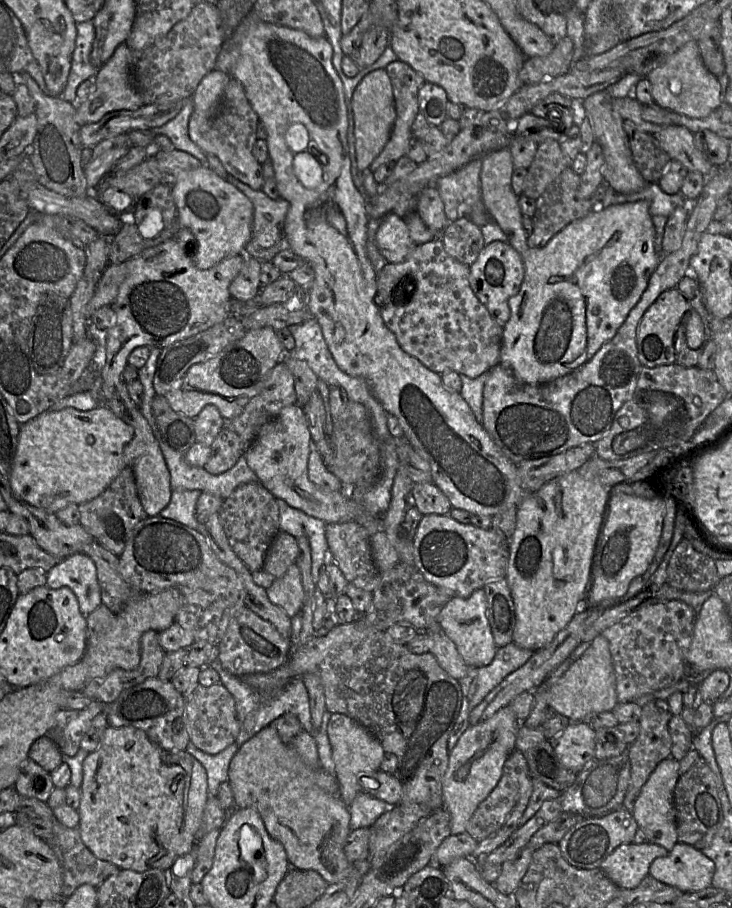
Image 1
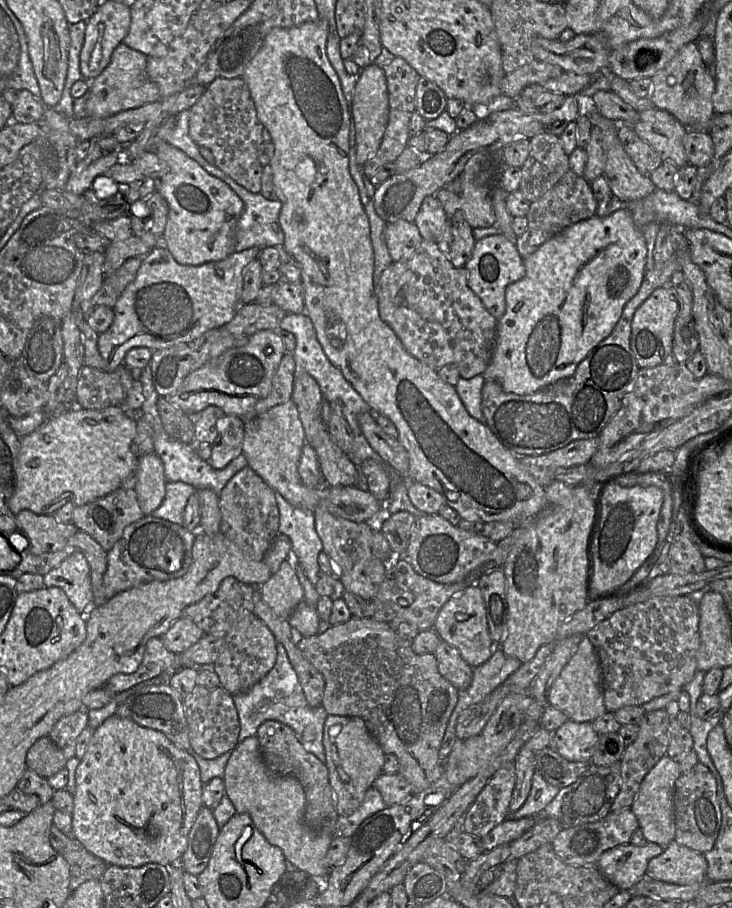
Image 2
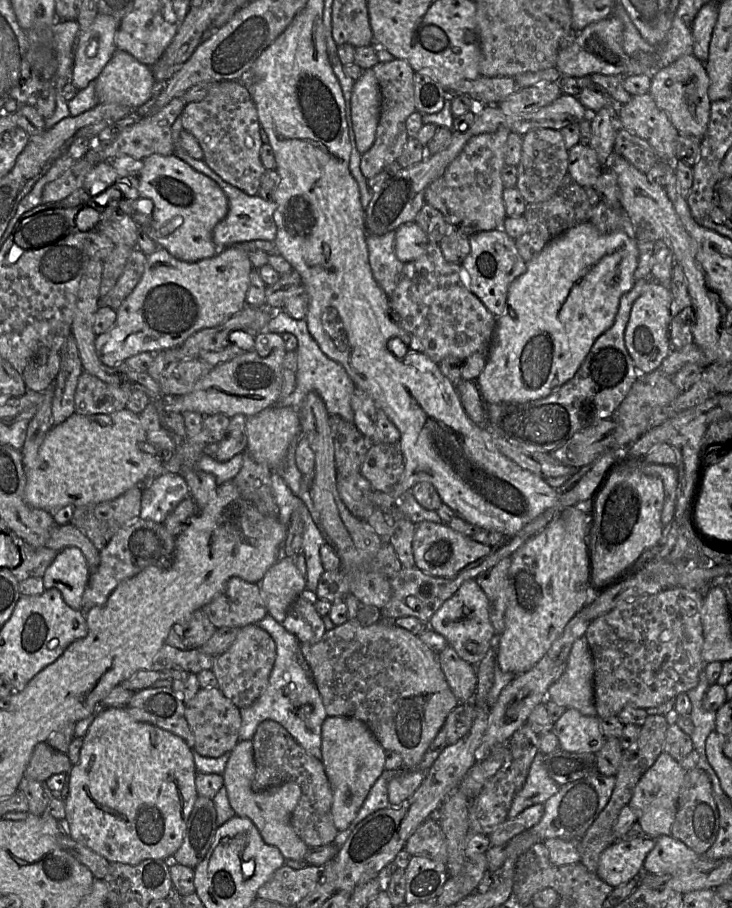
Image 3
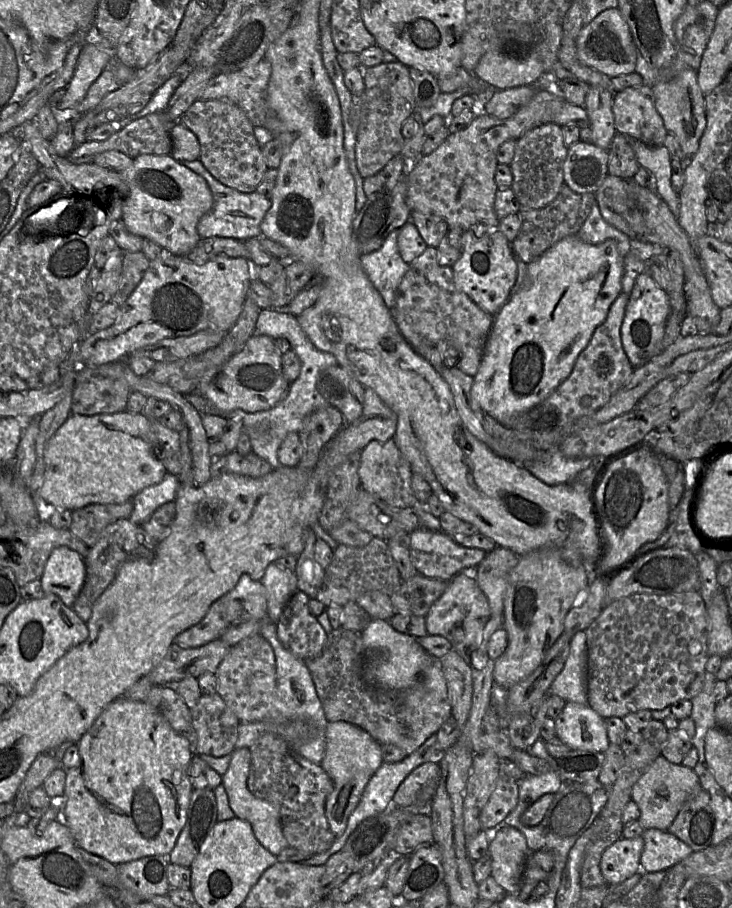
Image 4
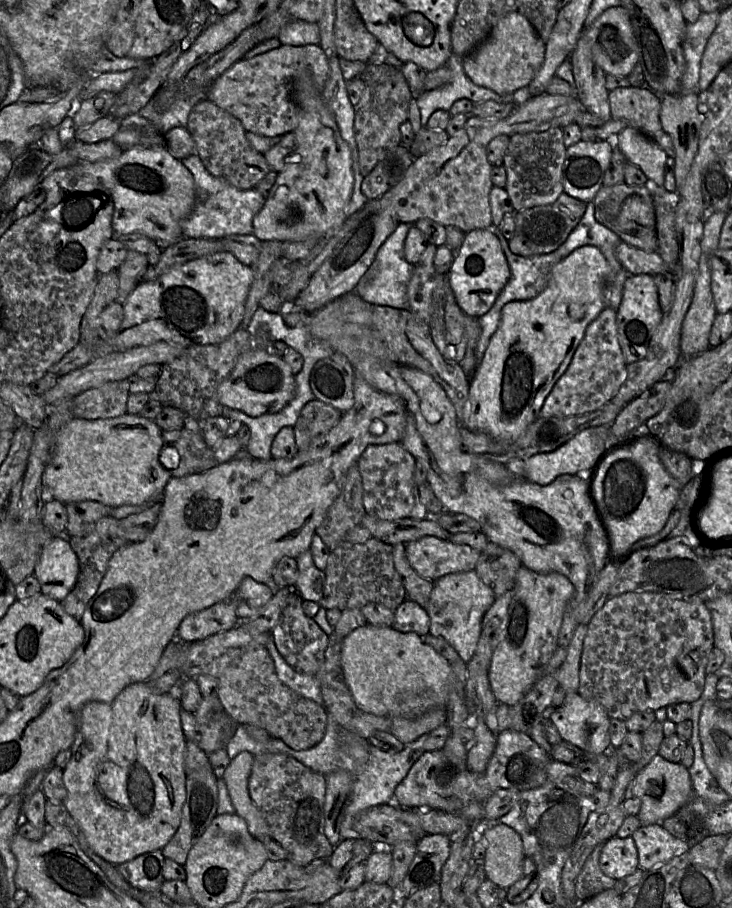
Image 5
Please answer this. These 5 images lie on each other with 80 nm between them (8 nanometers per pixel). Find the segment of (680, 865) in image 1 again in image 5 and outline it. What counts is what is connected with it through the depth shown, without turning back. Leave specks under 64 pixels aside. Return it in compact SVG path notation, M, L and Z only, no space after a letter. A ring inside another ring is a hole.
M661 824L641 826L631 836L638 851L639 867L649 870L689 852L690 845L676 838Z

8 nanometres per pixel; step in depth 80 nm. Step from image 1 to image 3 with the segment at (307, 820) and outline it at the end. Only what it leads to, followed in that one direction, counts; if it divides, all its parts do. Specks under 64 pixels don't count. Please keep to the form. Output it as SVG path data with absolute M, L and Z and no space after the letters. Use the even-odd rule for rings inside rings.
M252 740L240 741L230 752L230 758L223 773L224 786L230 806L236 816L250 819L259 831L263 841L280 850L285 859L304 861L309 847L295 833L290 818L300 797L301 787L295 782L262 792L254 792L251 782L255 774Z

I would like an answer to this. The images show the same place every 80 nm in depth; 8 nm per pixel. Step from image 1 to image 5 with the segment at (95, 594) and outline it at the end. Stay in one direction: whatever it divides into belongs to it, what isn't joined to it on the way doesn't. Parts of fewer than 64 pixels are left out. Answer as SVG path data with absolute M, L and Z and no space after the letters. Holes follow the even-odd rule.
M53 536L43 547L34 576L39 582L41 594L62 601L73 589L79 575L79 561L67 538Z

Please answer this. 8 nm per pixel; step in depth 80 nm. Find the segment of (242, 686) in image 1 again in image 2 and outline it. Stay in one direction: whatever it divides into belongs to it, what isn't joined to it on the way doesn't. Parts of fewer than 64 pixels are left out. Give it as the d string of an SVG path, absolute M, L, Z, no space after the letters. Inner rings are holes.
M277 643L277 659L273 668L249 690L232 695L240 722L238 743L256 735L259 726L267 720L276 720L289 726L295 732L304 749L322 761L320 736L324 733L324 724L328 717L322 705L310 707L304 695L297 673L289 659L288 653L281 643ZM308 725L315 728L315 738L305 740L304 729Z

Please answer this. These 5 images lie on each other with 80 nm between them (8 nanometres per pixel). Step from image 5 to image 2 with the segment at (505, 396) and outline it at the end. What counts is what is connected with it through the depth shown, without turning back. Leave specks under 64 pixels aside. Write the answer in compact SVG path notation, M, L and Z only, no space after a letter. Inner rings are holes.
M617 210L606 217L595 215L587 220L567 227L561 233L548 240L536 252L524 260L526 268L524 278L509 284L506 288L506 312L503 317L498 320L492 357L486 370L482 373L484 378L500 383L503 390L507 393L526 395L537 392L561 379L572 376L582 360L612 333L622 315L625 305L639 291L646 273L646 256L647 246L642 228L639 228L635 224L631 213L627 210Z

